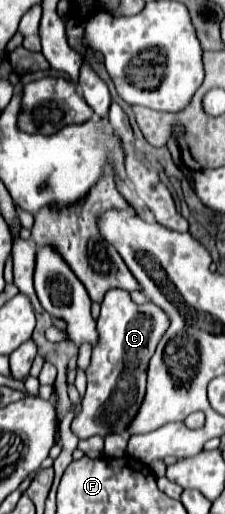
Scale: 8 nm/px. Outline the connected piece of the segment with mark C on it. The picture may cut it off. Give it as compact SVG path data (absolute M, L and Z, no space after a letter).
M122 289L106 293L96 325L98 343L92 349L92 359L86 369L86 395L82 399L80 413L72 421L72 431L80 439L88 439L92 435L106 437L110 433L126 435L130 425L128 421L136 417L144 401L148 361L168 327L170 317L158 305L152 305L152 301L136 305Z

